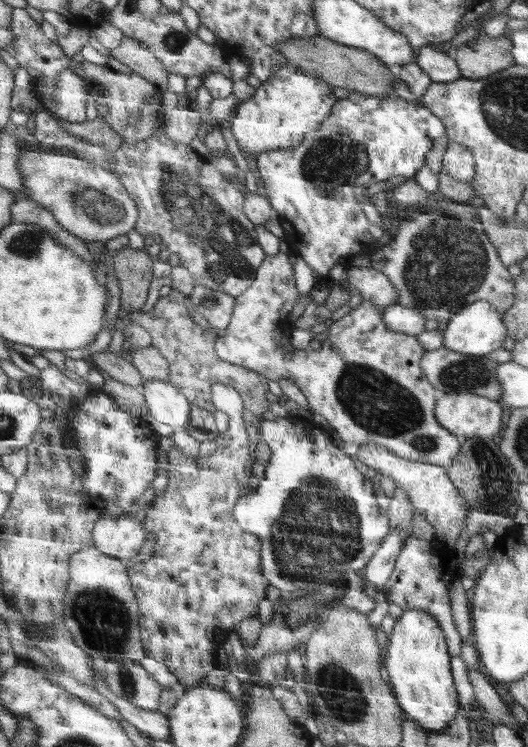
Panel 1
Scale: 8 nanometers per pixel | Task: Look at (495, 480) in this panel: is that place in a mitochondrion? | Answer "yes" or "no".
yes

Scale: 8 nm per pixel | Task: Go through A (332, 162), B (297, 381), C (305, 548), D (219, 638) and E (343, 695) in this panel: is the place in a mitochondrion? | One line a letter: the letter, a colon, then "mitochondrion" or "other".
A: mitochondrion
B: other
C: mitochondrion
D: other
E: mitochondrion

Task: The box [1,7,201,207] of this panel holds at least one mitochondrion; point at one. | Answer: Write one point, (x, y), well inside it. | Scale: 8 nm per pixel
(177, 39)

